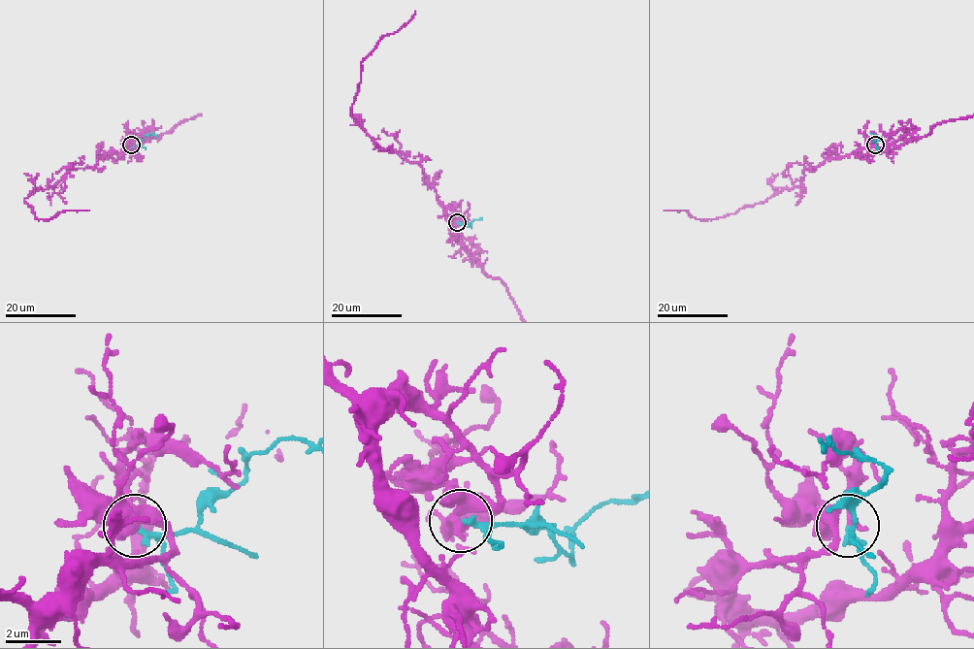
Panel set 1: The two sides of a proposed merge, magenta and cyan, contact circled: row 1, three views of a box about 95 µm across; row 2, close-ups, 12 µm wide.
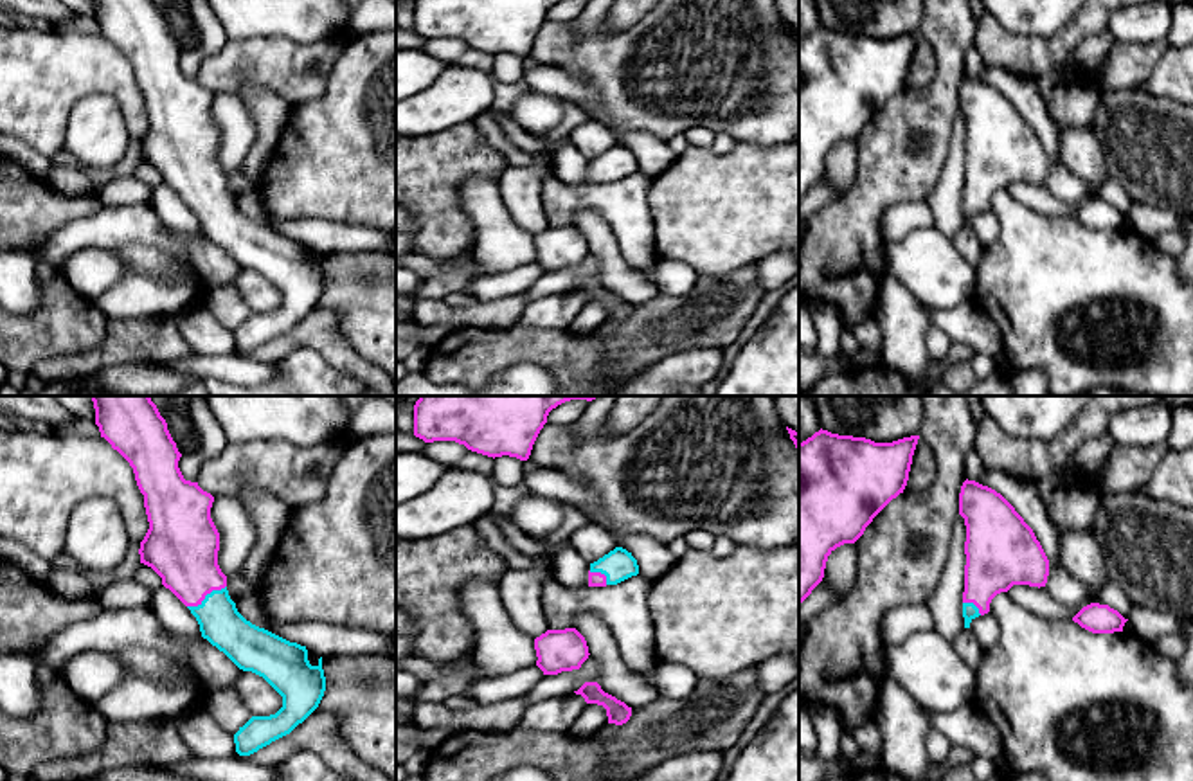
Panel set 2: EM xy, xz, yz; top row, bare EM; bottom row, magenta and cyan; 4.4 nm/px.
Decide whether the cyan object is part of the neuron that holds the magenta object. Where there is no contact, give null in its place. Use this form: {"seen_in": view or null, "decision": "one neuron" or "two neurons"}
{"seen_in": "xy", "decision": "one neuron"}

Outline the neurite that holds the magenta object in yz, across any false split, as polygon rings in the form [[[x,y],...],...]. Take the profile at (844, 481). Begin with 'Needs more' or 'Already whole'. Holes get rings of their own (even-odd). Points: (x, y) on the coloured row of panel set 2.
Already whole. [[[821,428],[799,443],[799,606],[822,581],[828,556],[844,543],[855,543],[873,518],[903,493],[918,439],[919,435],[910,435],[893,443],[875,443]]]

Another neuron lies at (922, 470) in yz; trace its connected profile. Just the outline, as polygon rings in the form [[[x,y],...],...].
[[[919,437],[912,455],[912,464],[905,489],[925,491],[932,484],[934,470],[936,470],[934,453],[930,446]]]

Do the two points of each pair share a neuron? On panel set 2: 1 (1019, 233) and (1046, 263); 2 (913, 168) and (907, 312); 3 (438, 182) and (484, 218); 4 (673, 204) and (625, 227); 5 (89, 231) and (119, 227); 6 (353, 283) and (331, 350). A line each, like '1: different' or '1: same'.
1: same
2: different
3: different
4: different
5: same
6: different

